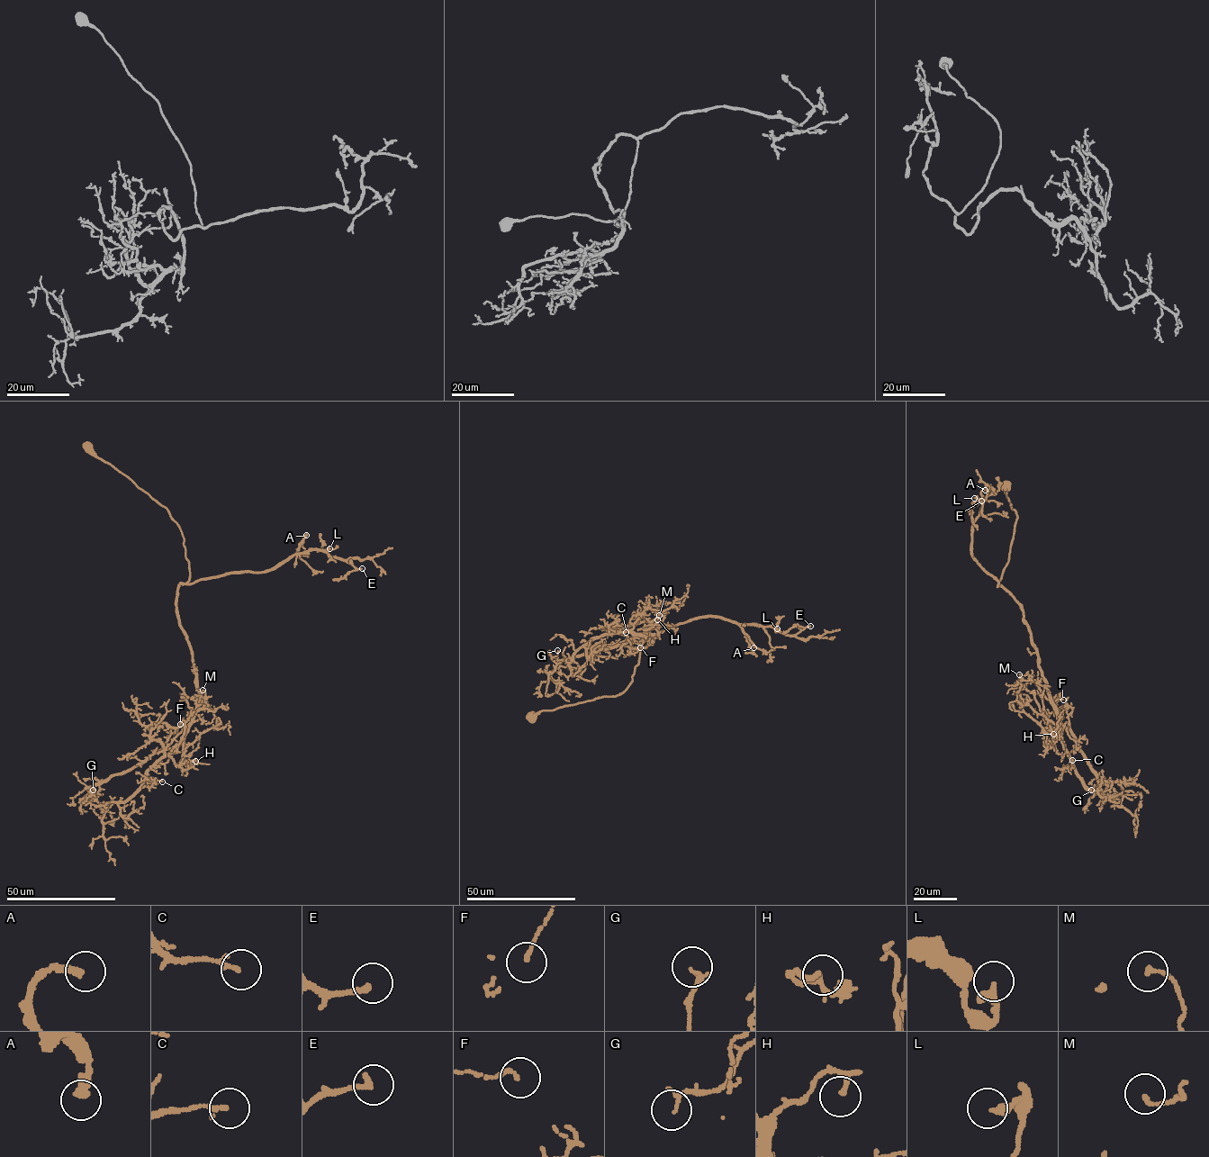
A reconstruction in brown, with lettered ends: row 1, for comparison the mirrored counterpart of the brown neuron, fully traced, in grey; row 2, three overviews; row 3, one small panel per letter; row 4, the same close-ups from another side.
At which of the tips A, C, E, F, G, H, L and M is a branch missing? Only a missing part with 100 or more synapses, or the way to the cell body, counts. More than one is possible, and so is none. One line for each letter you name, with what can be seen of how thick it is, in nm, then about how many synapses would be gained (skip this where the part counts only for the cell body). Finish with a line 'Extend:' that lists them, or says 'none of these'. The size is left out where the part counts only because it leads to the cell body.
A: 260 nm | 190 syn
Extend: A

